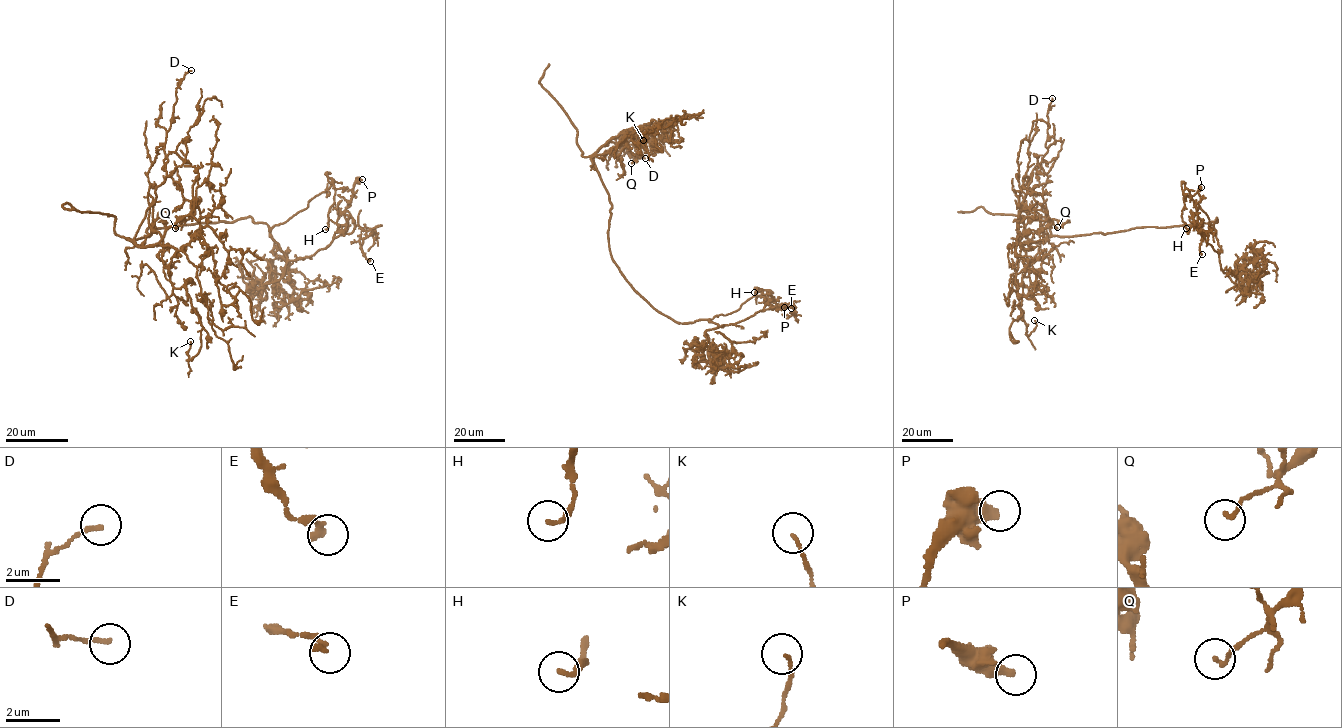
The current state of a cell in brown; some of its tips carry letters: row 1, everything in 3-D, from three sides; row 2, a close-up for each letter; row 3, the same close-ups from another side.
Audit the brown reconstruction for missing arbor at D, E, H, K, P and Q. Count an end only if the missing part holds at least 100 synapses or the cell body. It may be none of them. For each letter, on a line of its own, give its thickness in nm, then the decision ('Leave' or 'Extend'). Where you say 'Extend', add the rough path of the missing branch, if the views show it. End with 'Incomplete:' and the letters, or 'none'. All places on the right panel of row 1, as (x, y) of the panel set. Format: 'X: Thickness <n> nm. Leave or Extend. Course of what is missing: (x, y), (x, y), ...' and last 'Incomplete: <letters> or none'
D: Thickness 150 nm. Leave
E: Thickness 280 nm. Leave
H: Thickness 160 nm. Leave
K: Thickness 110 nm. Leave
P: Thickness 480 nm. Leave
Q: Thickness 140 nm. Leave
Incomplete: none

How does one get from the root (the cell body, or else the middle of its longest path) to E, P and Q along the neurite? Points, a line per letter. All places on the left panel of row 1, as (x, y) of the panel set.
E: (154, 227), (250, 217), (265, 223), (279, 250), (296, 260), (358, 225), (372, 231), (359, 240), (370, 261)
P: (154, 227), (250, 217), (268, 226), (289, 260), (300, 259), (325, 248), (347, 224), (345, 211), (362, 179)
Q: (154, 227), (147, 229), (149, 236), (128, 238), (140, 247), (153, 246), (169, 227), (186, 220), (175, 228)

